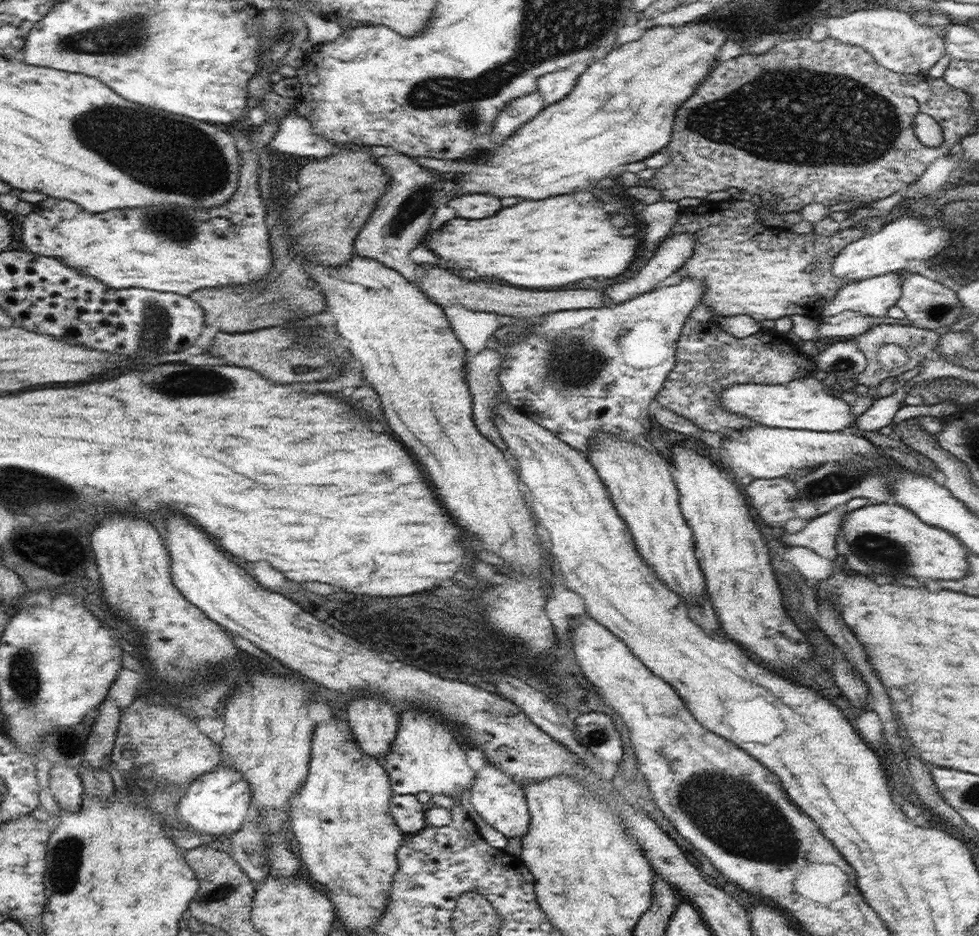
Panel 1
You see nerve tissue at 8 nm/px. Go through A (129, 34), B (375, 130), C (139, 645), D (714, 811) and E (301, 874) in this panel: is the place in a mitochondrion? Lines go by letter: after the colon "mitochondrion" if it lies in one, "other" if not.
A: mitochondrion
B: other
C: other
D: mitochondrion
E: other

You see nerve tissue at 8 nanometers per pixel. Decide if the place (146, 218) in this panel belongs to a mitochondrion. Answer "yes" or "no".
yes

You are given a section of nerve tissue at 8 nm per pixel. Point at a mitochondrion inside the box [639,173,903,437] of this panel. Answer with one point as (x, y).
(846, 366)

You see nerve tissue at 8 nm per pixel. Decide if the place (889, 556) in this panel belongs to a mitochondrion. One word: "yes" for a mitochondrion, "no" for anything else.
yes

